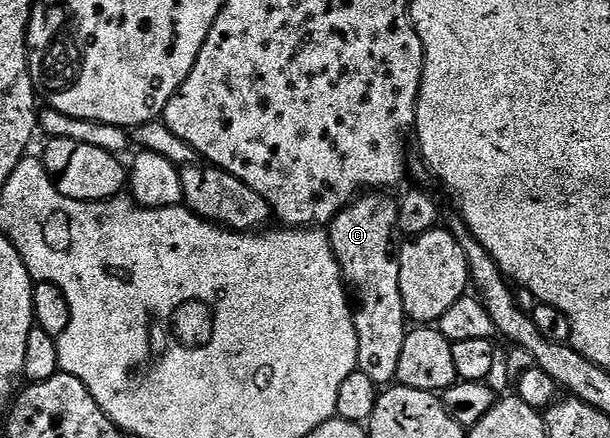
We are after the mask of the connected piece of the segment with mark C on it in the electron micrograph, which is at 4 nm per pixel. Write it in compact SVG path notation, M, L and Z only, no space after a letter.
M365 192L353 199L349 205L344 206L338 214L335 215L333 221L327 227L329 235L329 249L335 252L335 260L341 269L341 277L345 280L346 287L357 289L357 298L355 294L356 309L353 312L353 323L355 324L355 332L357 333L357 369L363 372L363 376L367 376L373 381L377 387L385 388L396 379L399 372L399 355L403 353L403 340L407 333L407 315L405 313L405 305L403 304L403 292L399 288L399 264L401 263L401 256L399 253L399 231L397 225L399 224L399 212L397 211L398 199L388 198L388 193L385 192Z

